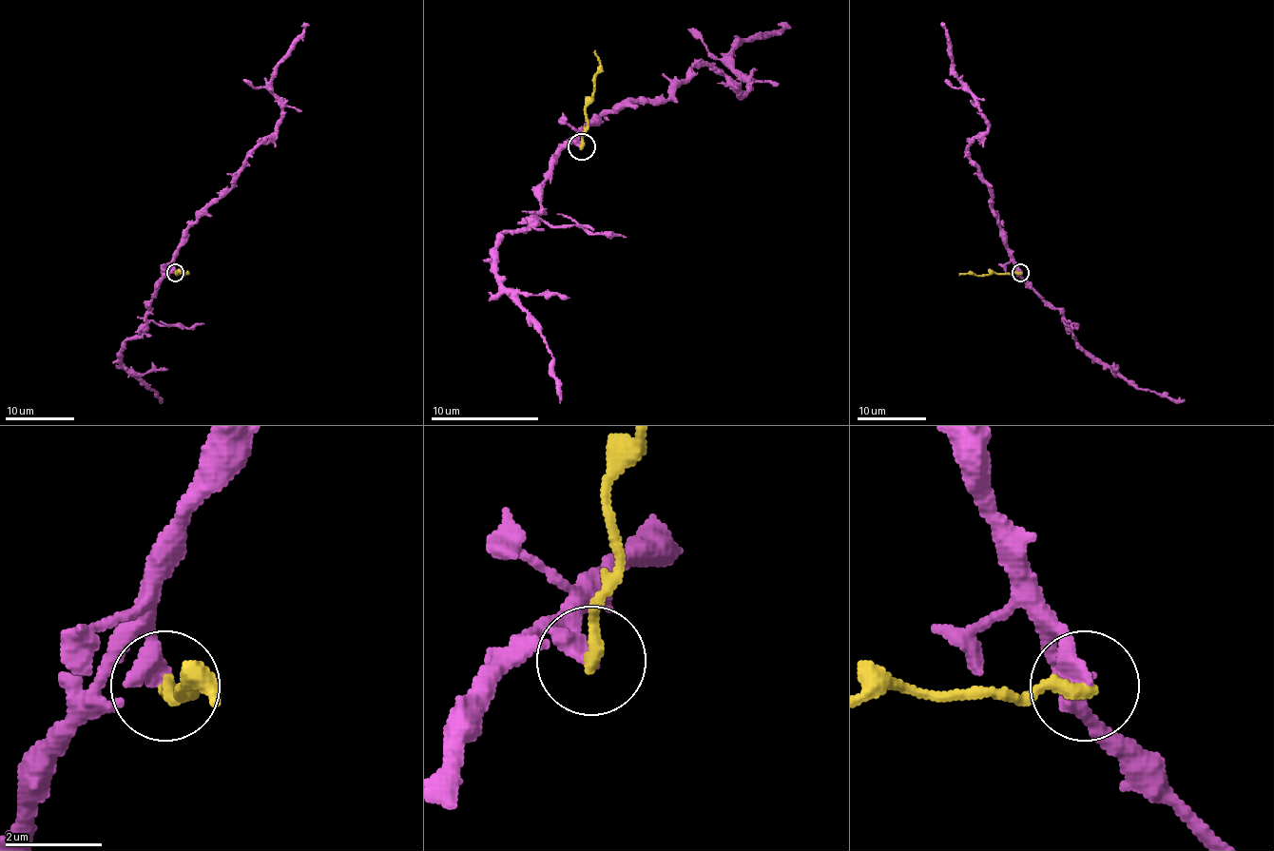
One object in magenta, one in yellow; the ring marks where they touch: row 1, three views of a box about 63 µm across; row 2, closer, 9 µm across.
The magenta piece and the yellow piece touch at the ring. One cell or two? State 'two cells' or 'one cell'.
two cells

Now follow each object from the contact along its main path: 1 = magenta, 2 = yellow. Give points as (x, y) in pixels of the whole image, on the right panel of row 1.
1: (1020, 272), (993, 208), (993, 191), (968, 157), (987, 122), (955, 72), (942, 22)
2: (1020, 272), (959, 274)

